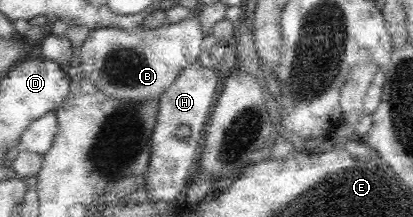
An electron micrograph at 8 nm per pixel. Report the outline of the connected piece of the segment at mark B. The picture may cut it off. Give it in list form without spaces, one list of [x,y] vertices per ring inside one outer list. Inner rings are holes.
[[[195,16],[177,23],[162,23],[155,31],[149,31],[143,26],[138,28],[139,30],[97,28],[90,32],[85,42],[77,48],[72,47],[66,34],[51,34],[44,37],[43,57],[64,67],[79,64],[80,75],[111,97],[131,102],[159,100],[181,71],[198,61],[205,33]]]

